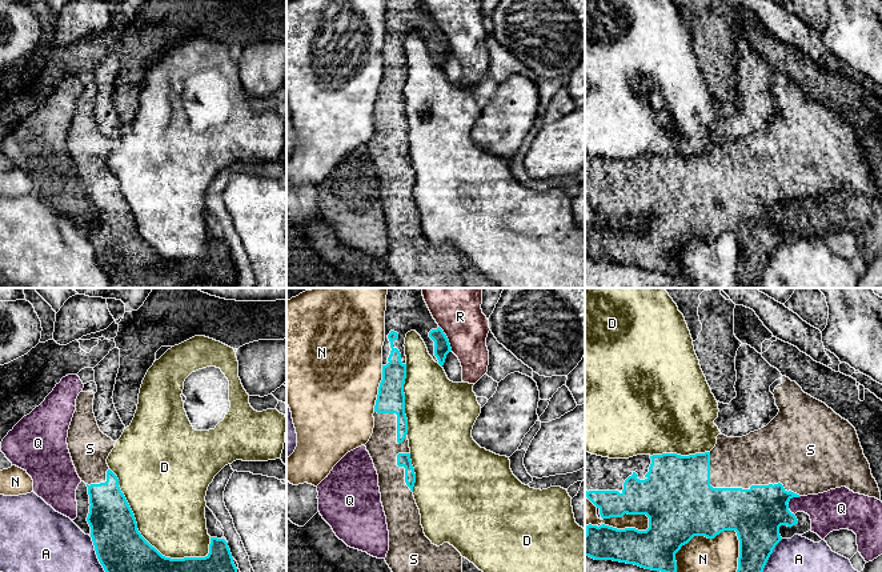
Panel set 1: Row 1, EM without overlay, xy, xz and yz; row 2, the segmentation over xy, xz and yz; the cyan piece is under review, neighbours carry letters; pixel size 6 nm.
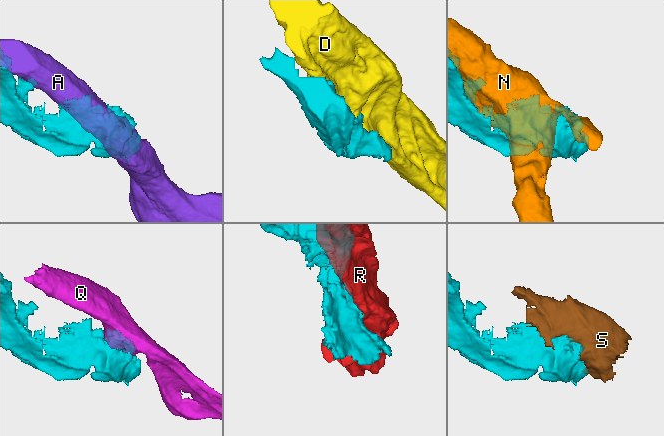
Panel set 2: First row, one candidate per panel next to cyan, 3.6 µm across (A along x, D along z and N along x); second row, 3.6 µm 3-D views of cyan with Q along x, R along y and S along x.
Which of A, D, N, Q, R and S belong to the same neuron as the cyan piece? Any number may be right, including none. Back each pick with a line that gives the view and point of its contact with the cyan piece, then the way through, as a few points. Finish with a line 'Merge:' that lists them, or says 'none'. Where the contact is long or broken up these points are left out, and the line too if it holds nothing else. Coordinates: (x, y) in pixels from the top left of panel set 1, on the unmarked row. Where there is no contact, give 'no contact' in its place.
S: contact yz (740, 190)
Merge: S

